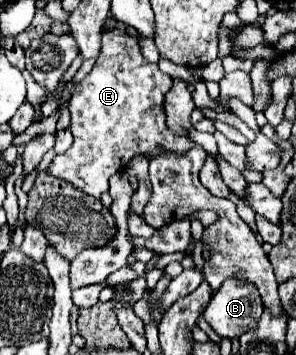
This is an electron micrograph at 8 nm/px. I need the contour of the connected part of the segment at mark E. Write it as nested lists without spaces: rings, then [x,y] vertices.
[[[105,30],[101,36],[101,52],[93,66],[93,70],[77,84],[73,98],[69,102],[71,110],[71,134],[73,134],[73,146],[65,154],[57,154],[53,162],[49,164],[51,176],[57,176],[61,180],[71,182],[75,188],[83,190],[89,196],[101,198],[103,192],[109,190],[109,178],[117,174],[119,170],[127,168],[129,160],[133,156],[145,156],[147,160],[157,156],[157,150],[163,148],[165,152],[173,152],[177,156],[183,156],[189,152],[189,148],[195,146],[187,136],[177,136],[171,132],[165,124],[165,94],[171,90],[173,80],[163,74],[157,64],[147,62],[139,52],[139,42],[129,36],[125,30]]]

